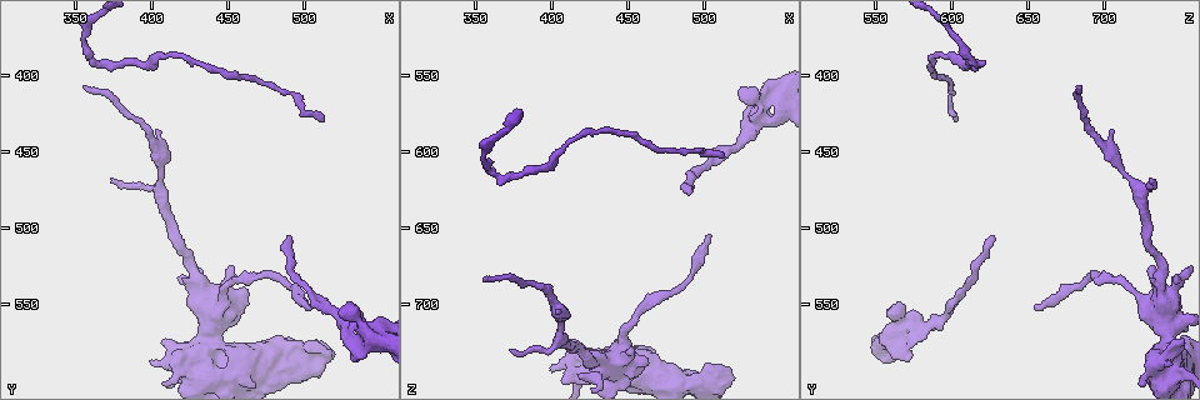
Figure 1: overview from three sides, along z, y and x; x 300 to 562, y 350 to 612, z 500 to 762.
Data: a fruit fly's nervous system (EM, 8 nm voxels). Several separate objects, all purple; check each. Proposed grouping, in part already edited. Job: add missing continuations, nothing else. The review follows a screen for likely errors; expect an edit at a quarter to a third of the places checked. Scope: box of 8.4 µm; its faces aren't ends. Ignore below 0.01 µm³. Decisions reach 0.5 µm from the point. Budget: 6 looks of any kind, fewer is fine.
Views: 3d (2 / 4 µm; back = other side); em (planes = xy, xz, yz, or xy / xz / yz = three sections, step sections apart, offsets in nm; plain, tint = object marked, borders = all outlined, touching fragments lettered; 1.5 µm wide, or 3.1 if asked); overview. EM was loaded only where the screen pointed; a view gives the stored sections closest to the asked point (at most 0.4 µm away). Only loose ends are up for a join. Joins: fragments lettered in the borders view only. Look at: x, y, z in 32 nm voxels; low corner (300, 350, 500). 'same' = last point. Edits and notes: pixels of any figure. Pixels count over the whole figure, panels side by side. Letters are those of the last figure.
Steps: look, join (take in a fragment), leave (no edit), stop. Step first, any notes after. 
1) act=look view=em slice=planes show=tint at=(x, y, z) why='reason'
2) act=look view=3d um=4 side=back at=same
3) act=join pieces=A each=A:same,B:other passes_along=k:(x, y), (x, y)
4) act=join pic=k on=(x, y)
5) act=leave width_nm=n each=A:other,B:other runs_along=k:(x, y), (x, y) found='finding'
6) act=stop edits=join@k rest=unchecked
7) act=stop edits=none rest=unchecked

act=look view=3d um=4 at=(530, 584, 574) why='stops while still wide'

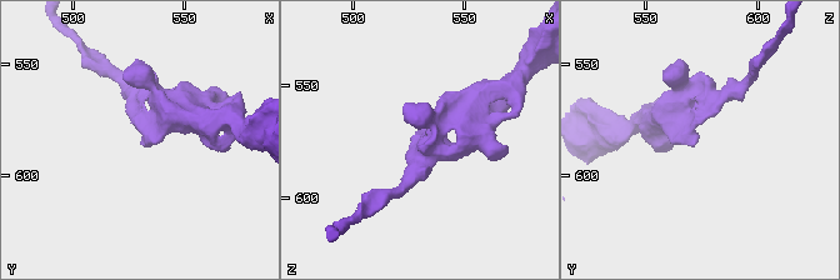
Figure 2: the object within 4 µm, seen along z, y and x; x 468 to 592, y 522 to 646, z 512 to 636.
act=look view=em slice=planes show=tint at=(531, 584, 572)

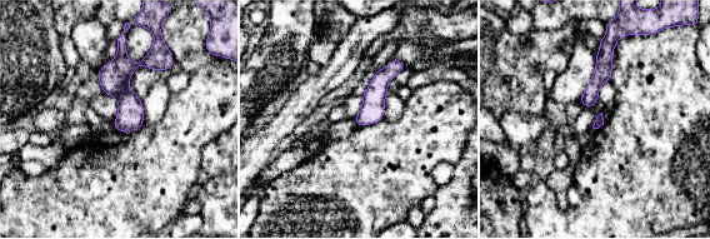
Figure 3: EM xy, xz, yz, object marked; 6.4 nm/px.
act=look view=em slice=planes show=borders at=same why='what lies round it'

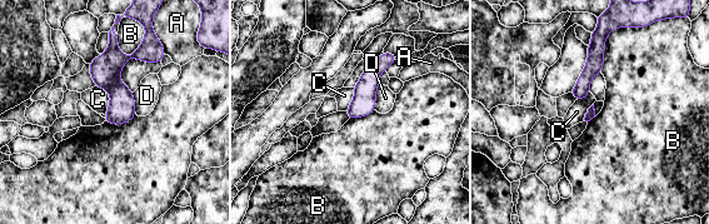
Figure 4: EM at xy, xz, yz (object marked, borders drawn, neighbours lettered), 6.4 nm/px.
act=leave each=A:other,B:other,C:other,D:other runs_along=4:(114, 36), (118, 122) found='no lettered fragment goes on from it'

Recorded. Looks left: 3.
act=look view=em slice=xz step=4 show=borders at=(490, 506, 628) why='tapers out'

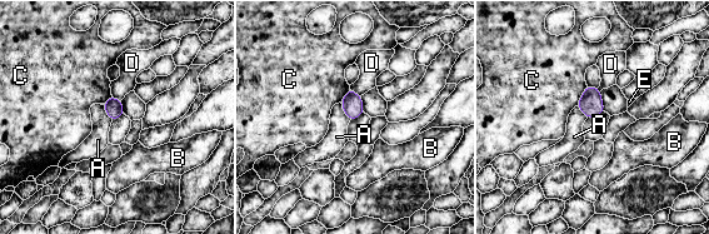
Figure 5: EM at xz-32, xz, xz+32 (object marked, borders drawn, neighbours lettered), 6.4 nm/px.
act=leave each=A:other,B:other,C:other,D:other,E:other border=5:(339, 103), (350, 119) found='no lettered fragment goes on from it'

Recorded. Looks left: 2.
act=look view=3d um=4 at=(356, 408, 684) why='long arm stops here'

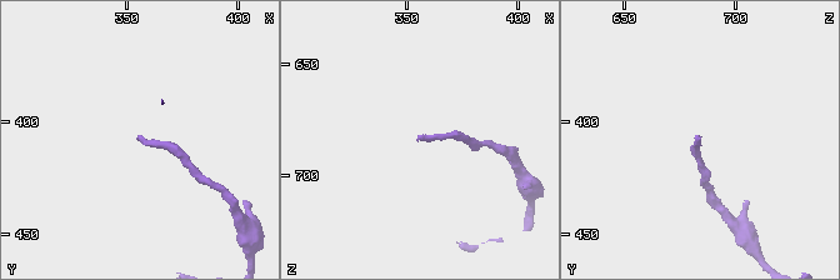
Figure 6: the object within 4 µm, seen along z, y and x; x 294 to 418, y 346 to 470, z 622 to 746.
act=look view=em slice=planes show=borders at=(355, 407, 684)

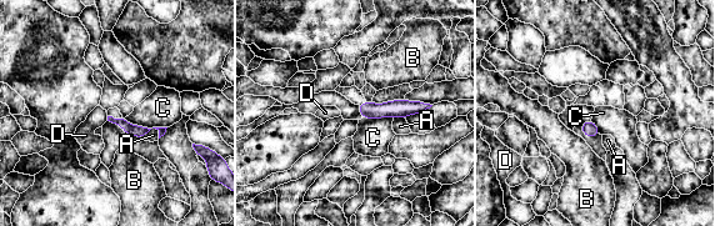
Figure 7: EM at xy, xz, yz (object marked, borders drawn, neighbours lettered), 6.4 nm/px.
act=leave longest_contact=C:280nm each=A:other,B:other,C:other,D:other runs_along=7:(423, 105), (419, 108), (361, 109) found='none of them fits'

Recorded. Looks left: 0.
act=stop edits=none rest=unchecked

